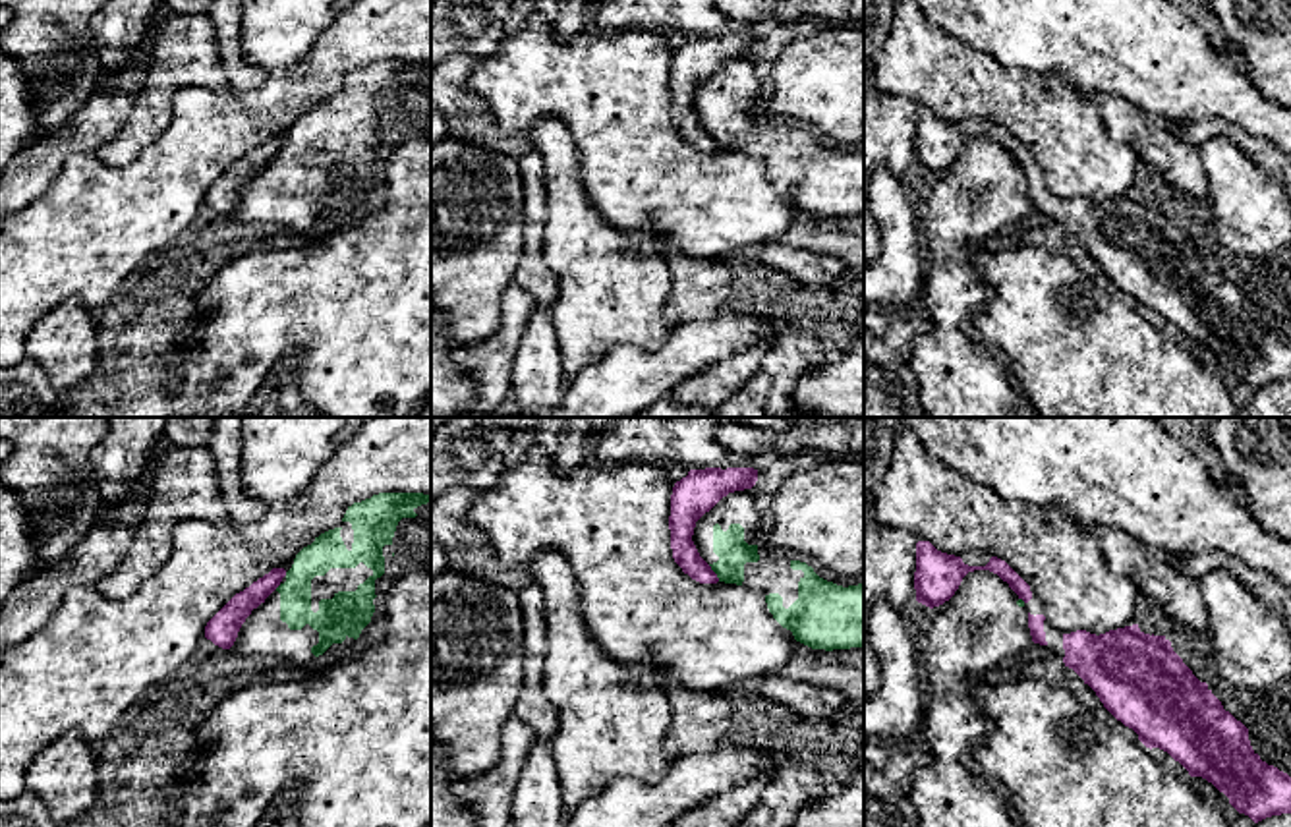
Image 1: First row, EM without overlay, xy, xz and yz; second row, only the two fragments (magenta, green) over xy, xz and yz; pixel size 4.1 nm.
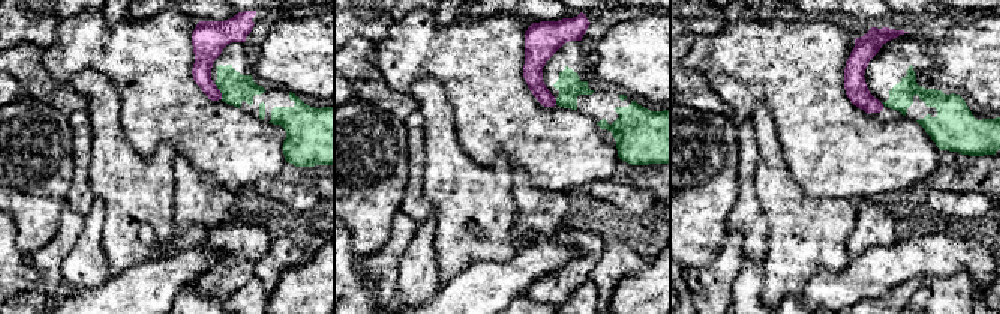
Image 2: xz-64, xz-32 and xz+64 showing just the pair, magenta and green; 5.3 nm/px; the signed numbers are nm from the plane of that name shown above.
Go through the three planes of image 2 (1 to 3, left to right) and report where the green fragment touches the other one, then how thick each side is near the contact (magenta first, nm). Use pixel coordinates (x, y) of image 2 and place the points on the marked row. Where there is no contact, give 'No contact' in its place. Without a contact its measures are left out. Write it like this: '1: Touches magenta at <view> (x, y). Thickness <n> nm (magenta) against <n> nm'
1: Touches magenta at xz-64 (219, 92). Thickness 160 nm (magenta) against 160 nm
2: Touches magenta at xz-32 (555, 101). Thickness 120 nm (magenta) against 130 nm
3: No contact

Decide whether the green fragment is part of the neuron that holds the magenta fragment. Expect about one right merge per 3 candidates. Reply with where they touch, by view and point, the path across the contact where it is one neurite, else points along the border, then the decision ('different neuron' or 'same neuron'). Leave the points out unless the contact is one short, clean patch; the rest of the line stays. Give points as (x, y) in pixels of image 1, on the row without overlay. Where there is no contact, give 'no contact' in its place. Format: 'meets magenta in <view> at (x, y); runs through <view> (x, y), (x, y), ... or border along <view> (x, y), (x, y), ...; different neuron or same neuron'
meets magenta in xz at (714, 140); border along xz (708, 132), (719, 147); different neuron

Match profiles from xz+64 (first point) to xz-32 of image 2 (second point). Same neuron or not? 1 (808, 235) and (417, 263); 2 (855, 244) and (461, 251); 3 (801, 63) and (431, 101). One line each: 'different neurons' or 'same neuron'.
1: different neurons
2: different neurons
3: different neurons

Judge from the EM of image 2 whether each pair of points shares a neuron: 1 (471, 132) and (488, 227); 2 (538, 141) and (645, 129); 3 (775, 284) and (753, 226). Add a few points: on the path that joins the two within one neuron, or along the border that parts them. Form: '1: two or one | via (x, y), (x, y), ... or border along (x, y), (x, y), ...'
1: two | border along (456, 135), (474, 161), (502, 155), (510, 169)
2: two | border along (582, 113), (610, 132), (619, 158)
3: two | border along (766, 220), (765, 256), (762, 259)

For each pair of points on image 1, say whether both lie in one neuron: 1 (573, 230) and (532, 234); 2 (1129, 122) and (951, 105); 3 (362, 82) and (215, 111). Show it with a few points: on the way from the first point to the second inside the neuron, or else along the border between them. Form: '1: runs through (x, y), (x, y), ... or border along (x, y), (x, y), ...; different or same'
1: border along (545, 186), (544, 261), (557, 277); different
2: border along (1094, 95), (1094, 105), (1106, 130), (1135, 153); different
3: border along (379, 60), (356, 68), (337, 93), (314, 105); different

